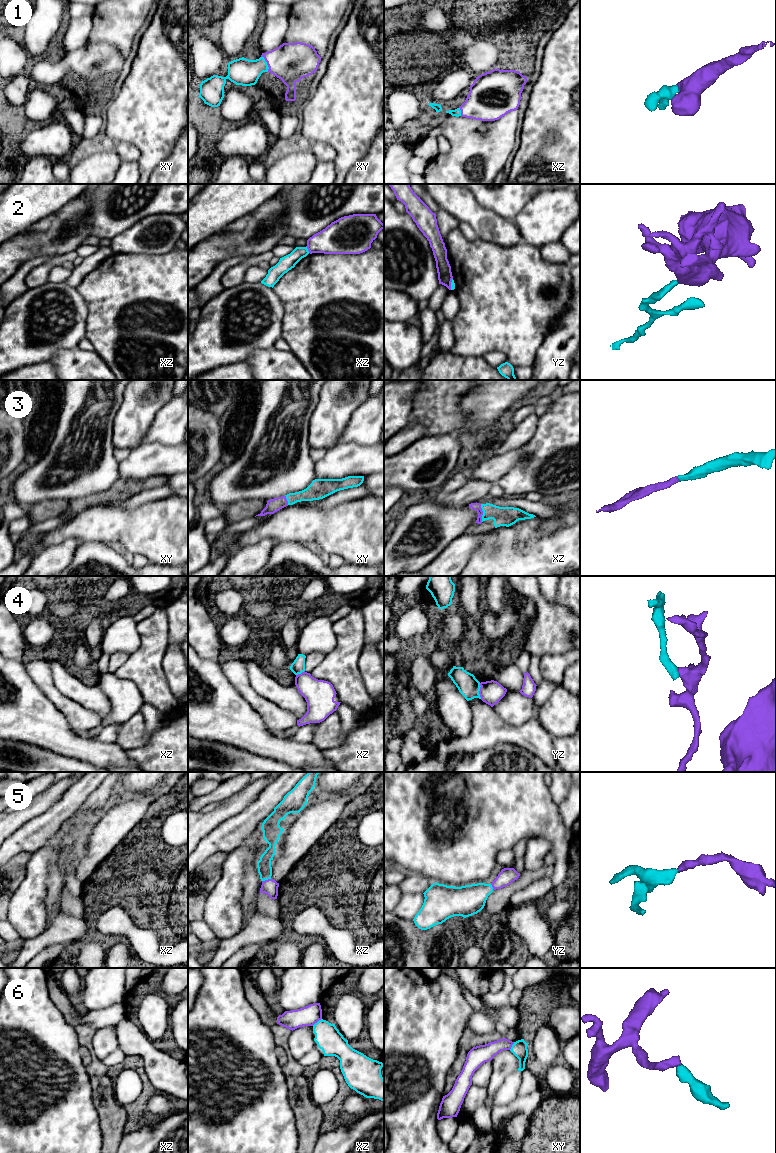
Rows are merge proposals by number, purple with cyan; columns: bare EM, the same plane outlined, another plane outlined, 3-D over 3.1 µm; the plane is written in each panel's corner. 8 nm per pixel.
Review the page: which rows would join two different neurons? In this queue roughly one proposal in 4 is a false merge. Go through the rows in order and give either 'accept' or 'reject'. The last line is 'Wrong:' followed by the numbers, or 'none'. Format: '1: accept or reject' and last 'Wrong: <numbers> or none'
1: accept
2: reject
3: accept
4: reject
5: accept
6: reject
Wrong: 2, 4, 6

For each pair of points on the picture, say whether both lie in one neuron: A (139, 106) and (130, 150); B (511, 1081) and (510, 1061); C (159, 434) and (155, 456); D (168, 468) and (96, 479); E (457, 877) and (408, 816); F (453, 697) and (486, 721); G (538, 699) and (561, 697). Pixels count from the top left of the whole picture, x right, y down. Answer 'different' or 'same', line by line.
A: different
B: different
C: different
D: different
E: same
F: different
G: different

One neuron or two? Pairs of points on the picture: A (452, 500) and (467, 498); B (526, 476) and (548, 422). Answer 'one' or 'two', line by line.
A: one
B: one

